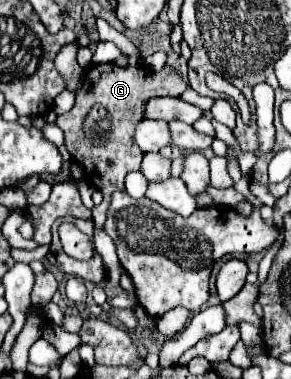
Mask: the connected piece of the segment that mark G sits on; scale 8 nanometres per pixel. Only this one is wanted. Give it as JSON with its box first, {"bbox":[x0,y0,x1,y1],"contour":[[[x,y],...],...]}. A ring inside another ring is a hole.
{"bbox":[56,63,188,227],"contour":[[[106,63],[106,65],[94,65],[92,69],[86,71],[84,81],[82,81],[82,93],[76,95],[76,103],[74,107],[60,115],[56,119],[56,125],[64,131],[66,137],[66,149],[70,151],[72,159],[76,159],[76,163],[82,163],[84,167],[84,179],[88,179],[90,185],[94,185],[96,189],[100,189],[104,193],[104,201],[102,205],[94,207],[94,223],[98,227],[104,225],[104,217],[110,205],[110,197],[116,189],[124,189],[124,177],[130,171],[140,171],[140,163],[144,153],[140,151],[140,147],[134,143],[134,129],[136,125],[144,119],[144,111],[146,111],[146,103],[152,97],[160,97],[160,95],[172,95],[178,97],[184,89],[188,87],[188,83],[184,83],[184,79],[178,75],[178,71],[170,65],[164,65],[160,71],[152,71],[146,65],[140,67],[118,67],[114,63]],[[94,105],[104,105],[110,111],[110,141],[104,147],[94,147],[82,131],[82,123],[84,115],[94,107]]]}

